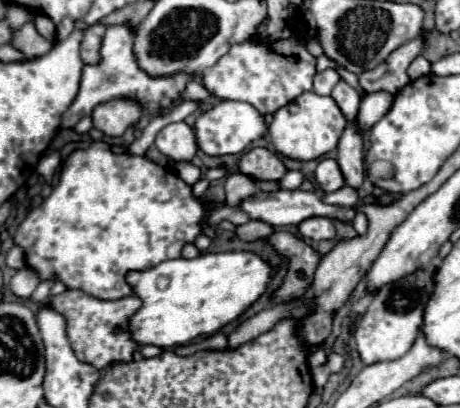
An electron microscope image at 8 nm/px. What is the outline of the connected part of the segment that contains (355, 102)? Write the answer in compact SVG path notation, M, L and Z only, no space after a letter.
M339 81L331 93L331 97L335 99L335 103L339 105L339 109L343 111L347 121L353 121L357 117L359 111L359 103L361 103L361 93L357 89L353 89L351 85L347 85L345 81Z

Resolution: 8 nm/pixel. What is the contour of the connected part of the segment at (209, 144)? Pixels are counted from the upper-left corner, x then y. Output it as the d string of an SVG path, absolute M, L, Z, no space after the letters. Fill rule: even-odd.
M221 101L219 105L201 113L195 121L197 145L205 155L213 155L213 157L243 153L255 139L263 137L263 133L265 133L265 119L259 117L253 105L241 101Z

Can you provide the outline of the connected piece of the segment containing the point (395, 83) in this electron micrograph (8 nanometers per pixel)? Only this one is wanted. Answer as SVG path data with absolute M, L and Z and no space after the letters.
M425 33L417 35L415 39L407 41L405 45L397 47L385 61L381 61L375 69L363 71L359 75L359 85L365 93L377 93L377 91L389 91L399 93L411 79L407 75L409 65L423 55L425 51Z

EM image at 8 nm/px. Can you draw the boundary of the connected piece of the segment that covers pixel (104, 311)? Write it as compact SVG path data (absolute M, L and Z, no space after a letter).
M67 289L61 295L49 297L49 301L45 305L49 305L53 311L57 311L61 317L65 317L67 337L69 337L75 357L81 363L87 363L101 373L107 371L115 361L121 361L121 363L133 361L133 353L139 351L139 347L141 347L131 337L131 331L129 331L129 321L141 307L141 299L135 295L123 297L117 301L101 301L101 299L85 295L83 291Z

